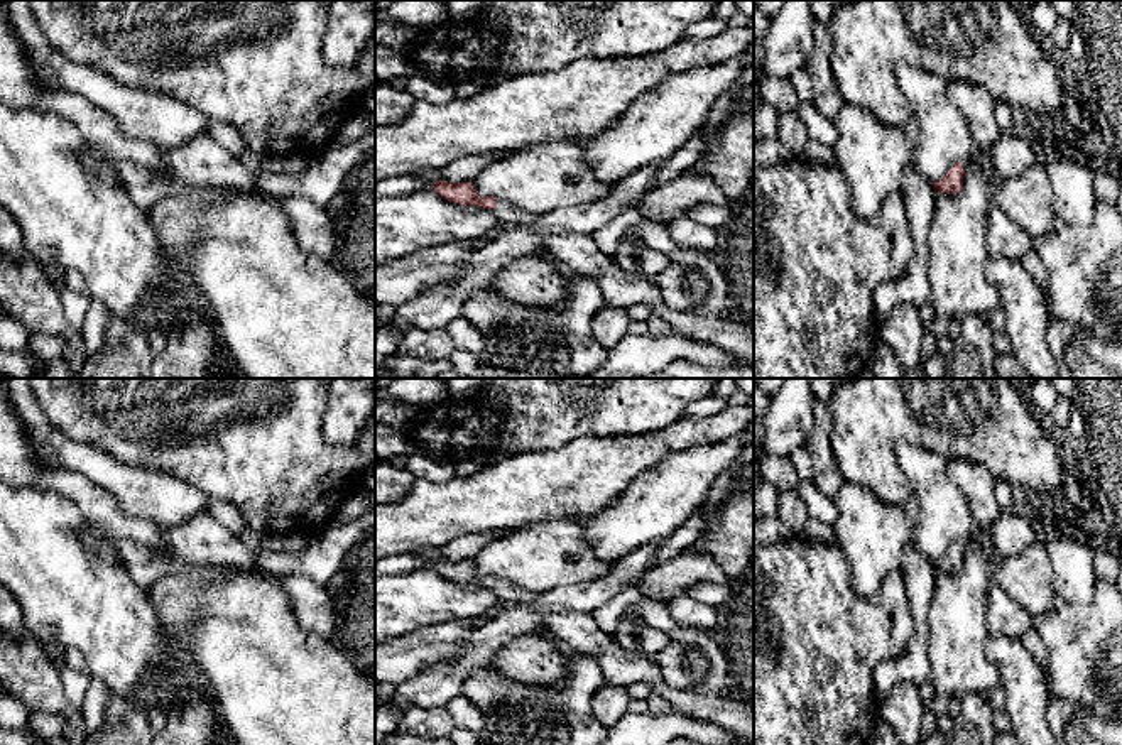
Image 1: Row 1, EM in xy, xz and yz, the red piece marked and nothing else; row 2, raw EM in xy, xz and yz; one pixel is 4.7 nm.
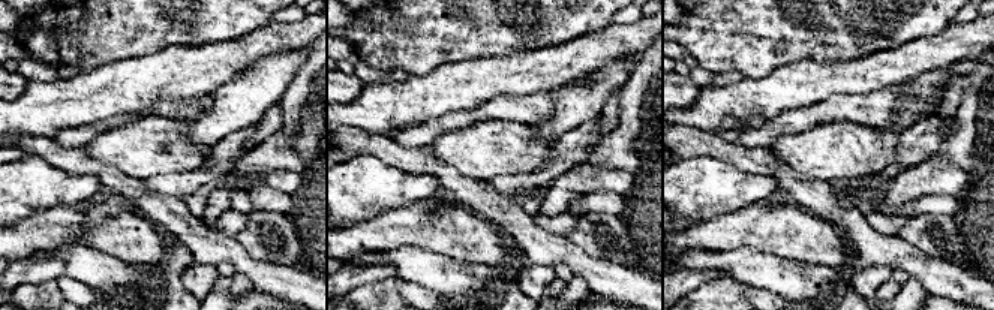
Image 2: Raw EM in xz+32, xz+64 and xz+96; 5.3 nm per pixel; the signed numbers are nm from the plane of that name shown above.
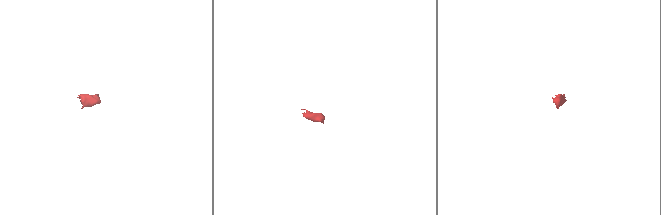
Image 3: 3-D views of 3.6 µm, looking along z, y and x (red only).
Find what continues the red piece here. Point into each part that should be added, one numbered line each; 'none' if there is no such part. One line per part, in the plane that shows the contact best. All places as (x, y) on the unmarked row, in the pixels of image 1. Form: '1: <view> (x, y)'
1: xz (431, 554)
2: xz (507, 592)

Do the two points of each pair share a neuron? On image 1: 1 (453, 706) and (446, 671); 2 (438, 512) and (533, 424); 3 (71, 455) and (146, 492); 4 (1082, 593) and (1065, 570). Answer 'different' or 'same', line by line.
1: different
2: different
3: same
4: same

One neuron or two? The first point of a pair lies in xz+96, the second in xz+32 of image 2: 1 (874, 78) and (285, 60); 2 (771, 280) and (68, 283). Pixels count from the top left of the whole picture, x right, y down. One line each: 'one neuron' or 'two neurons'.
1: two neurons
2: two neurons

